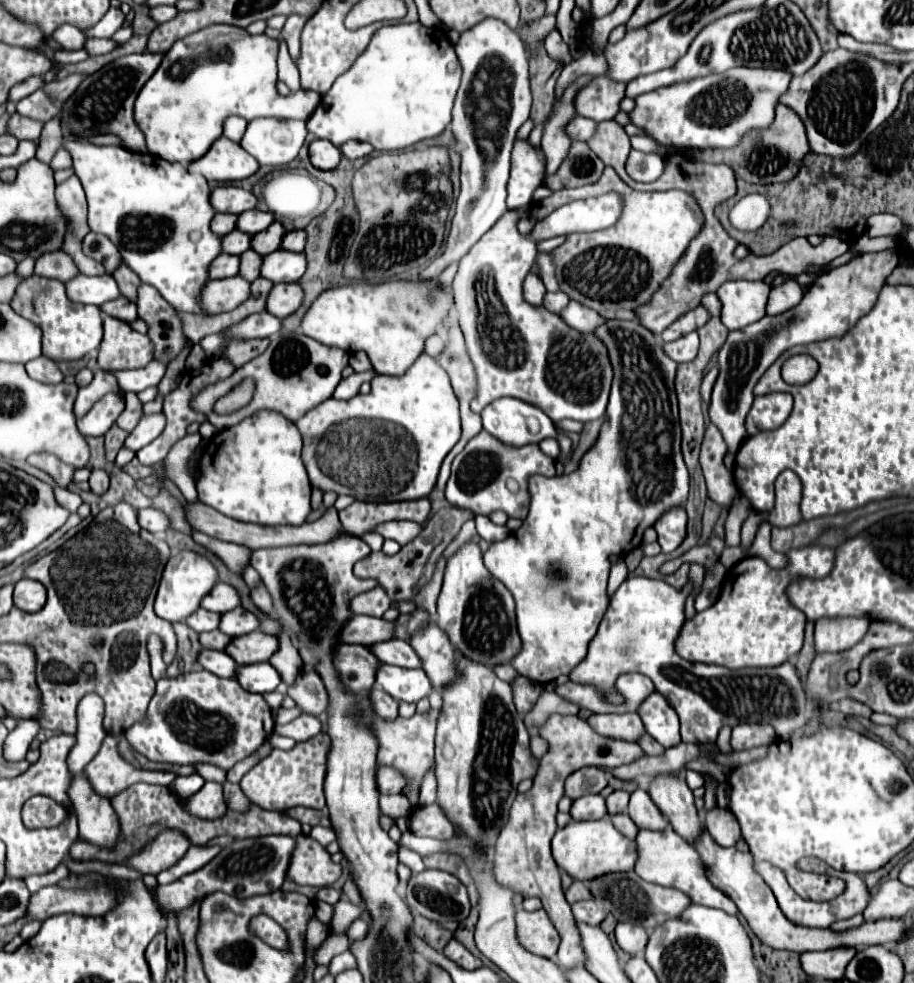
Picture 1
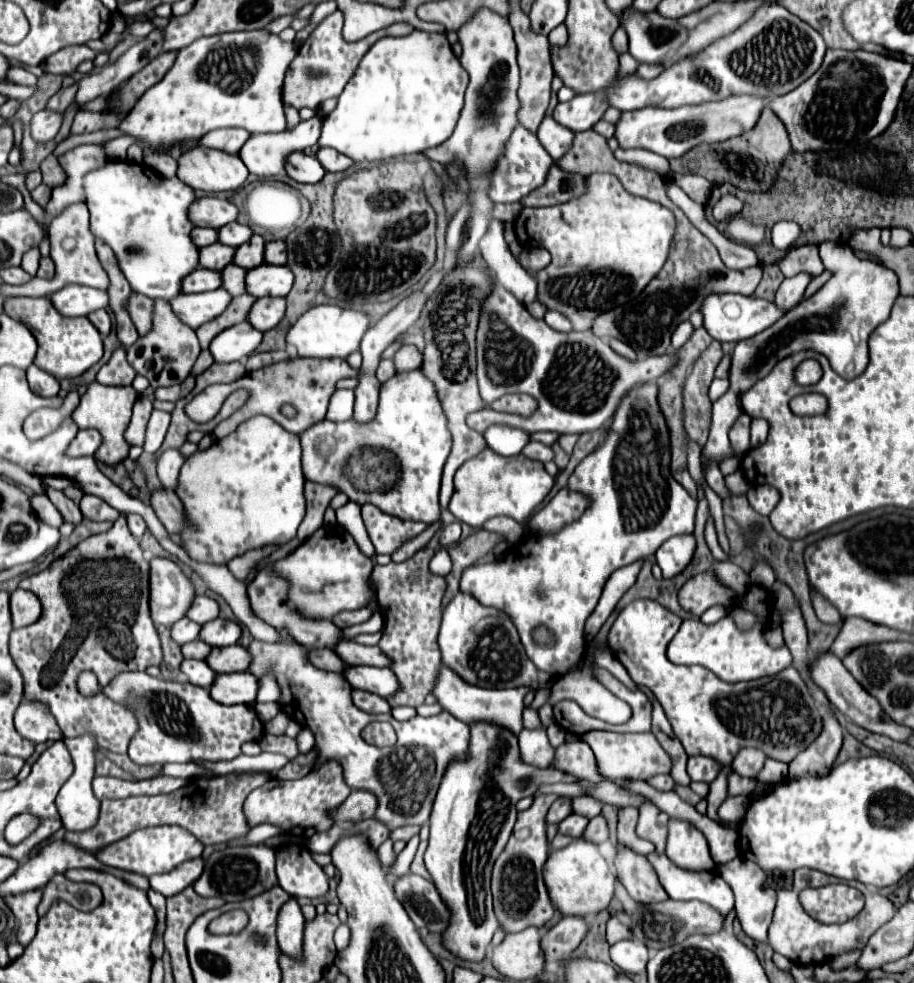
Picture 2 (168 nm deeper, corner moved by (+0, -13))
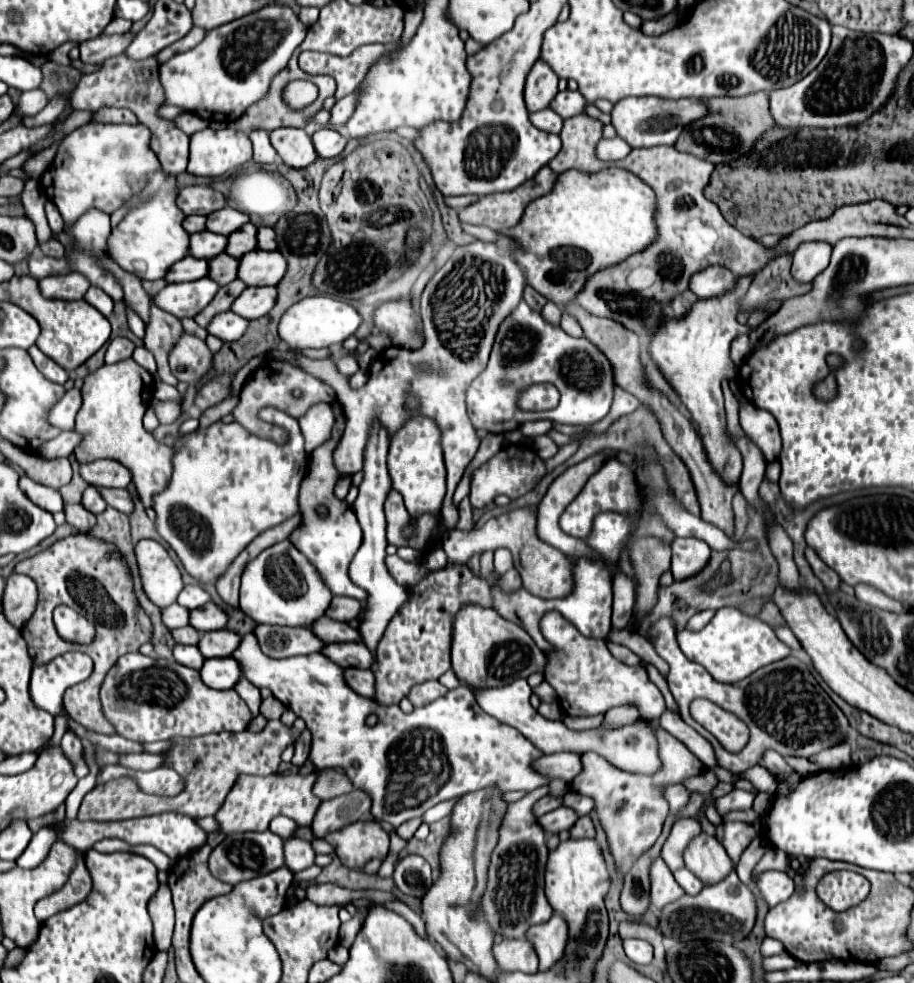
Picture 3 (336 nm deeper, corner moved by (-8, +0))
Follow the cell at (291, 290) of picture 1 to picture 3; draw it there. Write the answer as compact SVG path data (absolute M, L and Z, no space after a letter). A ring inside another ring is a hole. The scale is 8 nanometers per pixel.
M248 287L232 305L232 311L246 319L260 319L274 307L278 299L276 287Z

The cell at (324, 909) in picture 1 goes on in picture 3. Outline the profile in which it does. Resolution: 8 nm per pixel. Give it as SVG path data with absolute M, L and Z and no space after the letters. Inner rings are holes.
M316 883L306 889L306 897L318 905L334 905L334 903L346 905L348 901L358 899L358 893L338 887L338 885L332 885L332 883L324 883L324 885Z

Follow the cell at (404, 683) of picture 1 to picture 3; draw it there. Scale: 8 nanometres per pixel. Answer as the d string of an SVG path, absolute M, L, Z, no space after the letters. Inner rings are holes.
M330 643L322 651L328 659L340 667L362 667L372 669L376 665L374 653L364 643Z

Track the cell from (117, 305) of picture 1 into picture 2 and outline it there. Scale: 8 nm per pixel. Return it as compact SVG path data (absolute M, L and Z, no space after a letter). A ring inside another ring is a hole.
M106 310L90 312L86 318L96 326L96 330L98 330L102 336L108 336L108 332L110 332L110 316L108 316Z

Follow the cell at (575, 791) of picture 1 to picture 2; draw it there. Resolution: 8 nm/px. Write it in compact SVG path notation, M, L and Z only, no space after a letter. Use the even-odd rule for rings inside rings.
M558 798L558 800L550 806L550 810L548 810L548 814L546 814L546 824L558 824L558 822L564 820L566 816L570 816L570 814L572 814L570 802L572 802L572 798Z

